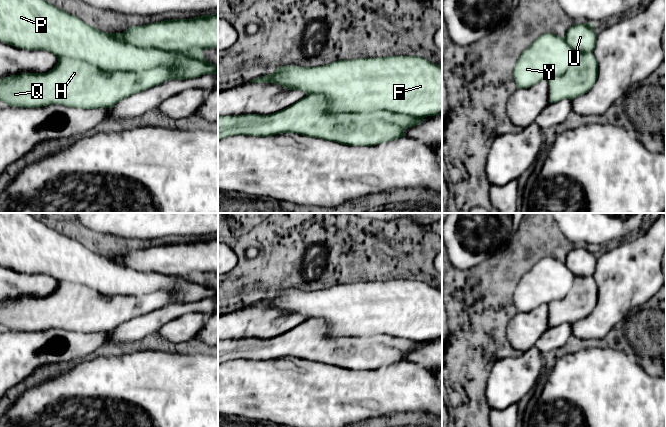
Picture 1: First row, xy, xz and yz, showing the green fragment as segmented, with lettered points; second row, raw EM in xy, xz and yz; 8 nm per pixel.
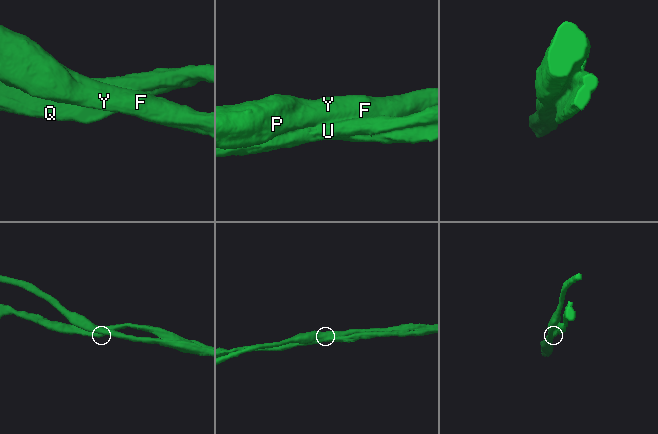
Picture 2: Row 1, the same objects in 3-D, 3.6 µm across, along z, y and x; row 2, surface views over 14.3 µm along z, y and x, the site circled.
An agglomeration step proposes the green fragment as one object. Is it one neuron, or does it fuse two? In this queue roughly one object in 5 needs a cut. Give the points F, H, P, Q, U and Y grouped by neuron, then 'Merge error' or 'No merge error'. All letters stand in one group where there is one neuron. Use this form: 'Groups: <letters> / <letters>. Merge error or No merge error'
Groups: F P Y / H Q U. Merge error

